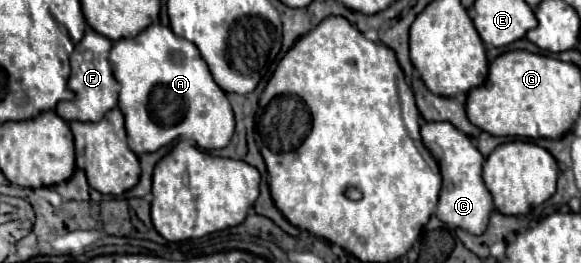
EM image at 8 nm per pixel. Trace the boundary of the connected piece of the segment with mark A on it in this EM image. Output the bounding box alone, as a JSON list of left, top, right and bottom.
[111,25,235,153]

